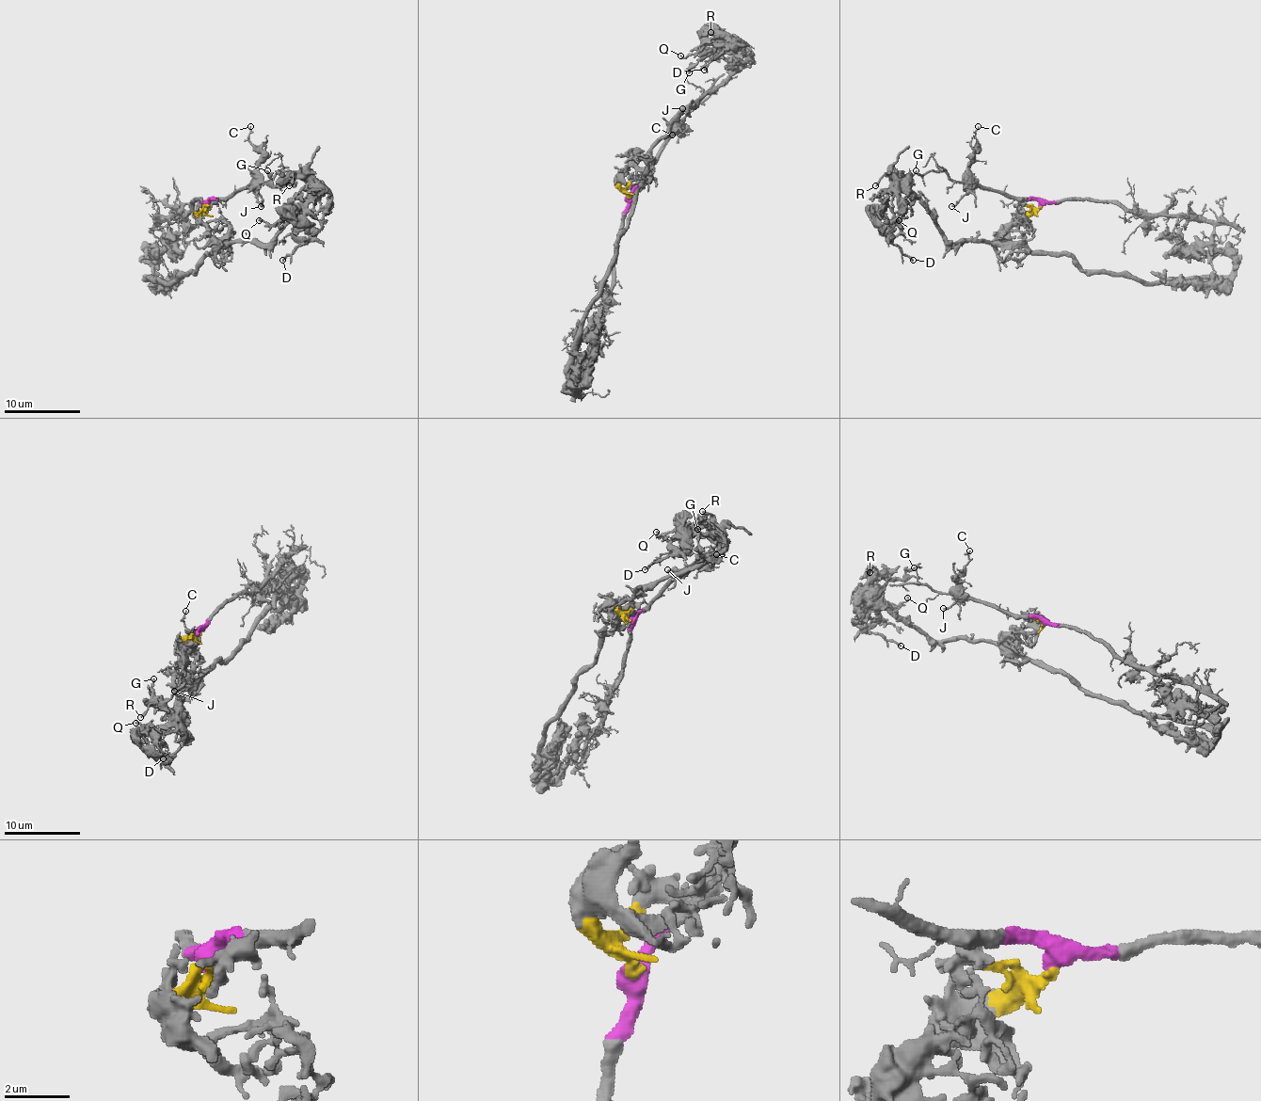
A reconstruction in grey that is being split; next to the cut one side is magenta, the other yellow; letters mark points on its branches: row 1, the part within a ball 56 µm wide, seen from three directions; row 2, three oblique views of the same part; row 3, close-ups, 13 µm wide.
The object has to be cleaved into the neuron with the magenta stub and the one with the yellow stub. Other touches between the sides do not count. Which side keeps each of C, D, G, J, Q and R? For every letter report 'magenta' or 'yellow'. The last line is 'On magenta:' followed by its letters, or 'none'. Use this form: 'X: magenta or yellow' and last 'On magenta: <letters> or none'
C: magenta
D: yellow
G: yellow
J: magenta
Q: yellow
R: yellow
On magenta: C, J

